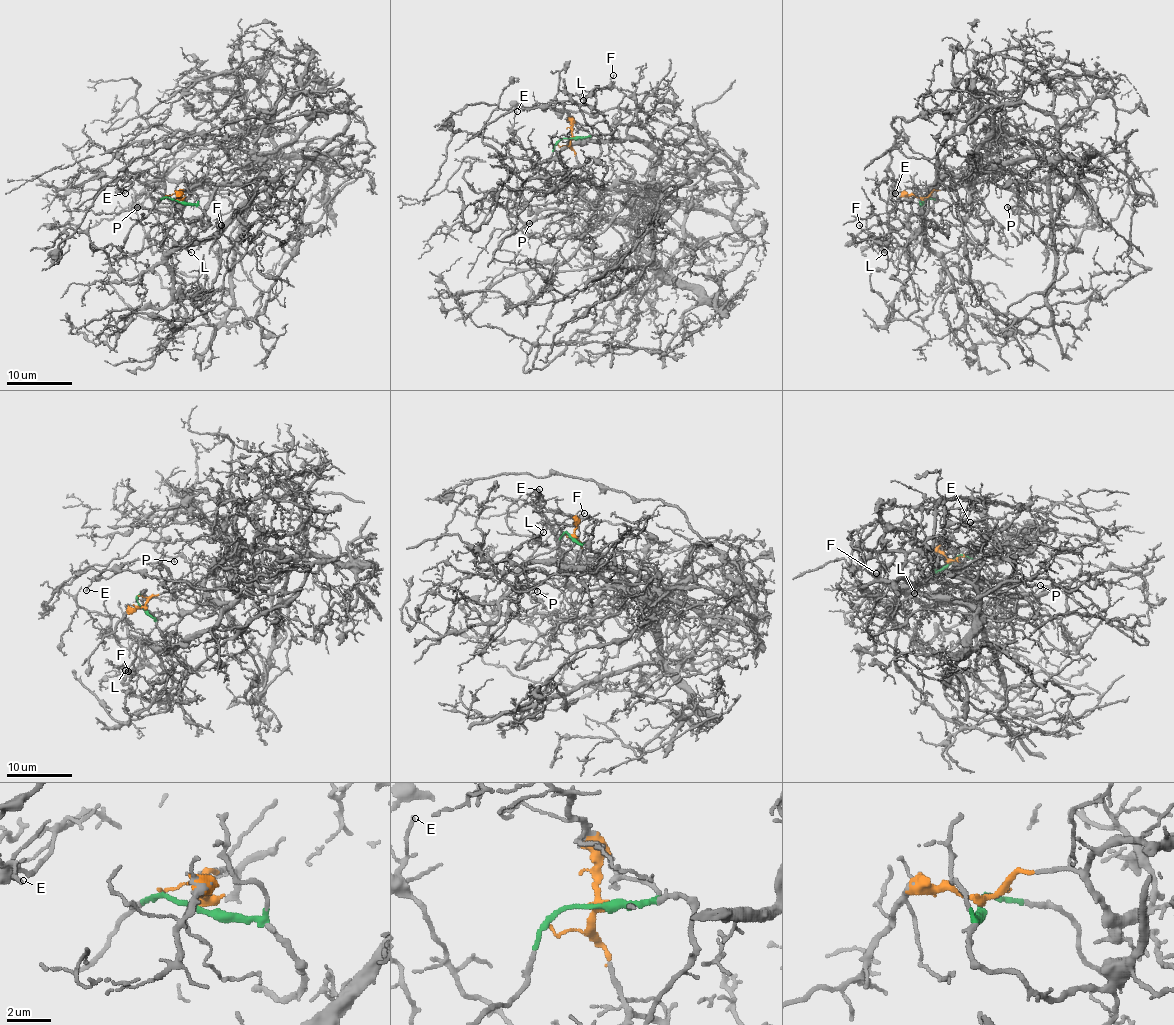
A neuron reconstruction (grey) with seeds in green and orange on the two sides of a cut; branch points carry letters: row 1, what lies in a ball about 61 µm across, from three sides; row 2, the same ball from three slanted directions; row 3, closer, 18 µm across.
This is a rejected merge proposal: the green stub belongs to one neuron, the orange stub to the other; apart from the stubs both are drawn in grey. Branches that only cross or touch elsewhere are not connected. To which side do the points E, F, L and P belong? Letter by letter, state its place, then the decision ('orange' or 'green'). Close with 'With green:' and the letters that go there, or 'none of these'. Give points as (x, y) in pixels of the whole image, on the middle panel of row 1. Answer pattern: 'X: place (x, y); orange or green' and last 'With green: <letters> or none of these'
E: place (517, 111); orange
F: place (613, 75); green
L: place (583, 100); green
P: place (529, 223); orange
With green: F, L

